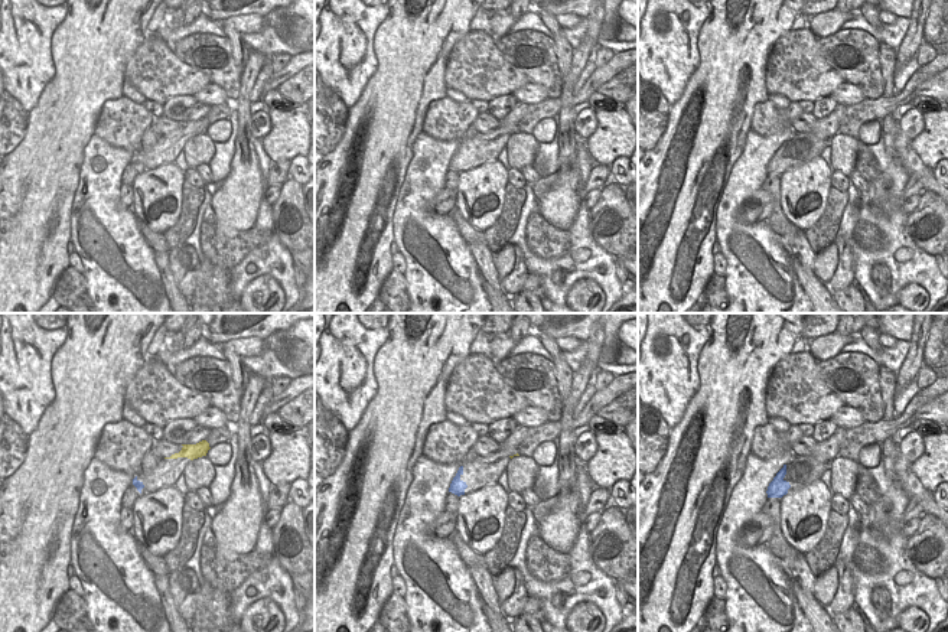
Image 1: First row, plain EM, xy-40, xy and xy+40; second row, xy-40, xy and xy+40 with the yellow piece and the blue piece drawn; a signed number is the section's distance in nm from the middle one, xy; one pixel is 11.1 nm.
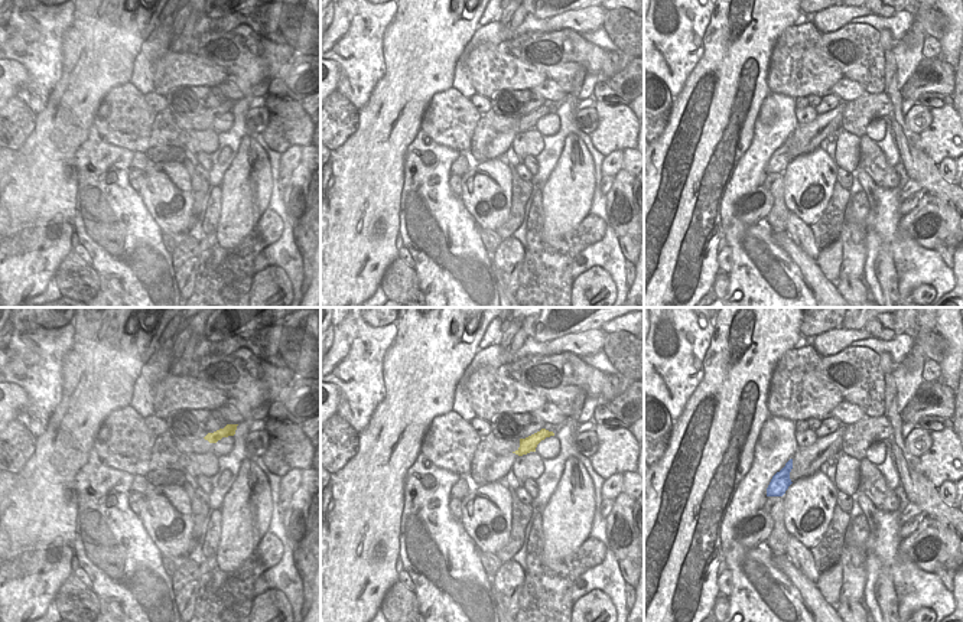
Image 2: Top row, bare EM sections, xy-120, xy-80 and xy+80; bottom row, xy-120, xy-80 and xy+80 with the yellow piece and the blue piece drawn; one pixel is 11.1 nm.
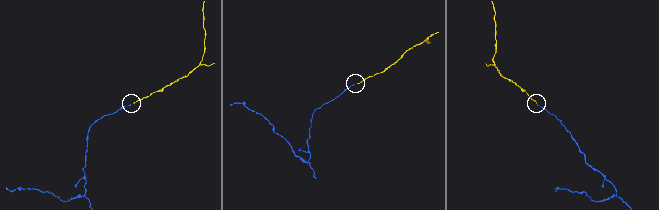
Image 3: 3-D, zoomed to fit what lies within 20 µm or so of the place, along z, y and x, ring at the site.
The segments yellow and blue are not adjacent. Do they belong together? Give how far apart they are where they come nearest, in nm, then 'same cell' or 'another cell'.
380 nm | same cell

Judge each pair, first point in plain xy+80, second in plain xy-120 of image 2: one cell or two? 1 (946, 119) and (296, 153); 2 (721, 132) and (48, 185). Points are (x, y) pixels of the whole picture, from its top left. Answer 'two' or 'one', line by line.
1: two
2: one

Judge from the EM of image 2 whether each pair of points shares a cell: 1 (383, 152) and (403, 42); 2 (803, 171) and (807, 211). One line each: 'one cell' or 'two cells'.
1: one cell
2: one cell

